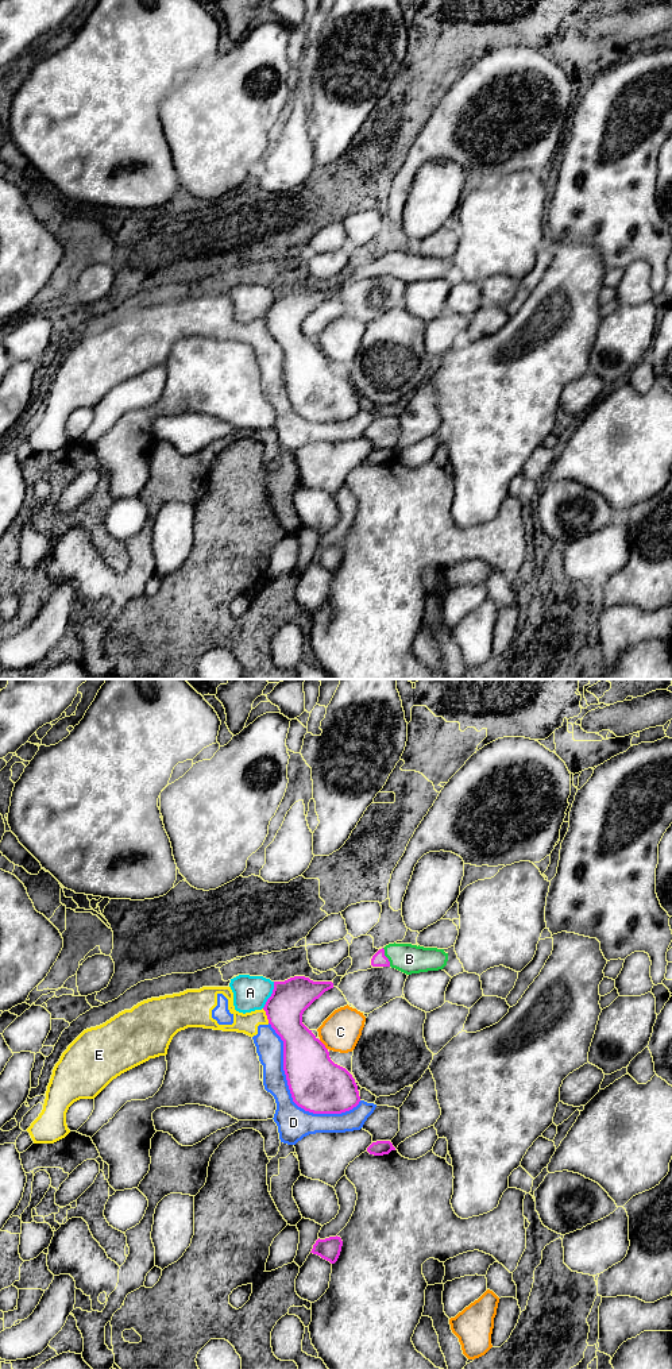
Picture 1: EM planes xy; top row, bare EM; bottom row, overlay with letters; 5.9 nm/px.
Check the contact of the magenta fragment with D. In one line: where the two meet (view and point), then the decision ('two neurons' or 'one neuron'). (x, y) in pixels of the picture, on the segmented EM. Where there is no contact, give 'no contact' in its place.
meets magenta in xy at (292, 1095); two neurons

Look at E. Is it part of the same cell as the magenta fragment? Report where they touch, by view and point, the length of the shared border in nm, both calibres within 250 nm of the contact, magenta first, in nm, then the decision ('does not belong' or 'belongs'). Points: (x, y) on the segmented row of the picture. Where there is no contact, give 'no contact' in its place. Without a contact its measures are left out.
contact xy (266, 1014); length 100 nm; calibres 220 and 120 nm; does not belong

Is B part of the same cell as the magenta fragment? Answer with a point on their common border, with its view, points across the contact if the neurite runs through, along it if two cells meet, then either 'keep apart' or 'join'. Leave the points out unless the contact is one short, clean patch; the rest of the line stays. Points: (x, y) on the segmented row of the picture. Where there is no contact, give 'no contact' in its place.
contact xy (386, 957); way xy (378, 959), (386, 957), (409, 959); join

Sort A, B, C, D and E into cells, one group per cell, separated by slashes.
A / B / C / D E

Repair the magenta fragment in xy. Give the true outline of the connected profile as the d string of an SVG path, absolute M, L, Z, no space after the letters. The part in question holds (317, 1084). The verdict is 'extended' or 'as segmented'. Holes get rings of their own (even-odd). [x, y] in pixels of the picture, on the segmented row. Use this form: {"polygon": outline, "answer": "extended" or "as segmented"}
{"polygon": "M294 976L274 982L263 1010L283 1041L283 1071L293 1102L313 1114L341 1114L360 1102L352 1075L335 1064L325 1045L302 1023L304 1011L332 982Z", "answer": "as segmented"}

